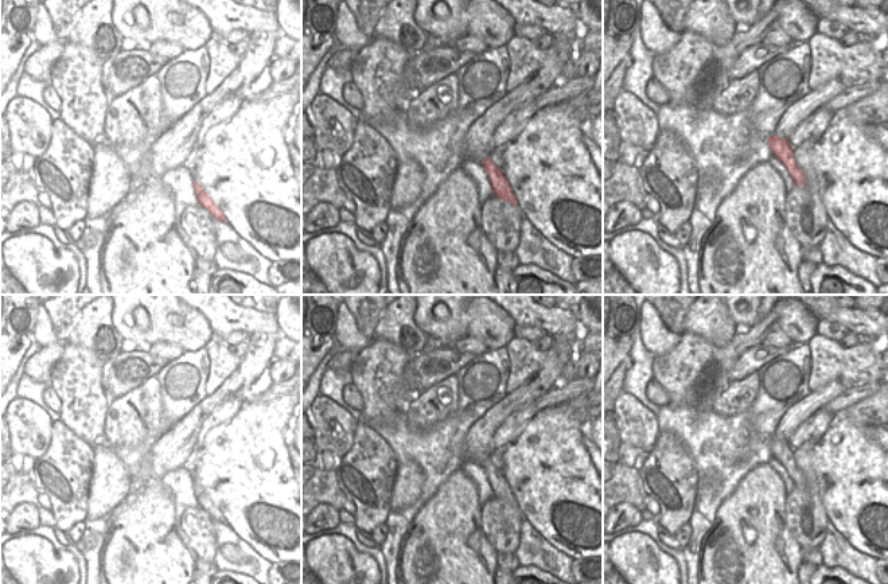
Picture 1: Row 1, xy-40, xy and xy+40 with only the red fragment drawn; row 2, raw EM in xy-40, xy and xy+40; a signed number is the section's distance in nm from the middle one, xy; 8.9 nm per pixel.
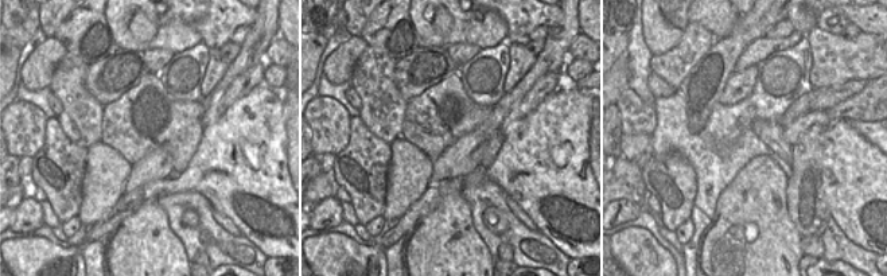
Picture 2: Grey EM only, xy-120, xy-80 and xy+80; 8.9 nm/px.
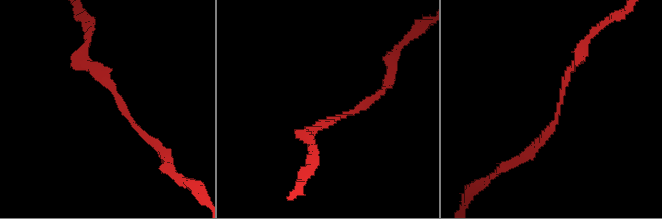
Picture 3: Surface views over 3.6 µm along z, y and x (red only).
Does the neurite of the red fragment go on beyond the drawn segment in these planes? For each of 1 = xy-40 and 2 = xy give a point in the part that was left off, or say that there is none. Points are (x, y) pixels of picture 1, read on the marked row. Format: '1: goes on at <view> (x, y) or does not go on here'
1: does not go on here
2: does not go on here

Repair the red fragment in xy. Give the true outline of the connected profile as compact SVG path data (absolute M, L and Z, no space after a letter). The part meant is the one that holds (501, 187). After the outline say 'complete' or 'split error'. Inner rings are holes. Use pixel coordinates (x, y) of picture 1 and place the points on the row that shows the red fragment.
M490 156L482 161L482 166L487 172L488 182L492 187L494 195L501 198L505 202L511 203L513 206L517 206L518 202L513 194L513 190L511 190L507 179L505 178L505 175L502 172L502 168L498 168L492 163Z | complete

